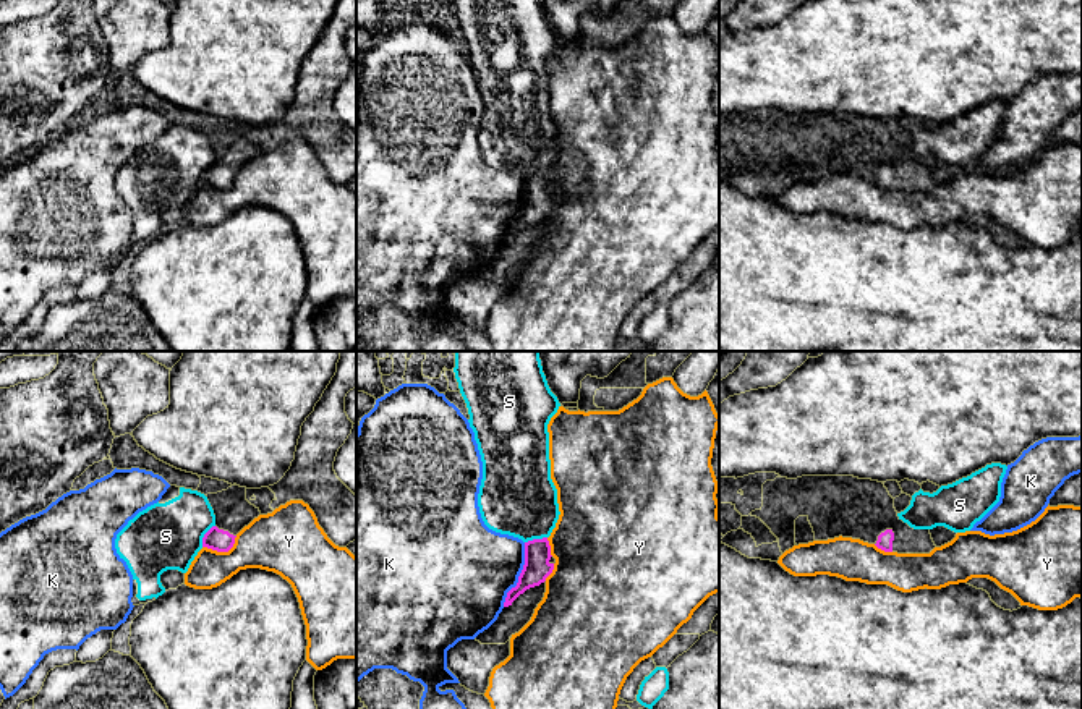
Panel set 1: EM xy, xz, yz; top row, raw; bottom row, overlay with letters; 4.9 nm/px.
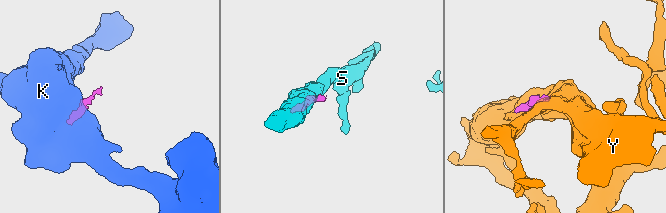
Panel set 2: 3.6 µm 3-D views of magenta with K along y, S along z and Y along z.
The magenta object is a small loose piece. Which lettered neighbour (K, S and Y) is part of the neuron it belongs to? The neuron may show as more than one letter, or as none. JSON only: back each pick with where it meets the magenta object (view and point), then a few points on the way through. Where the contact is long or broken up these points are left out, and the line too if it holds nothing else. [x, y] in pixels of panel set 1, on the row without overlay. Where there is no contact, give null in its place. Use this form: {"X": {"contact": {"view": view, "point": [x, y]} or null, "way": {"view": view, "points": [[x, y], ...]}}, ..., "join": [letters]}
{"join": []}

